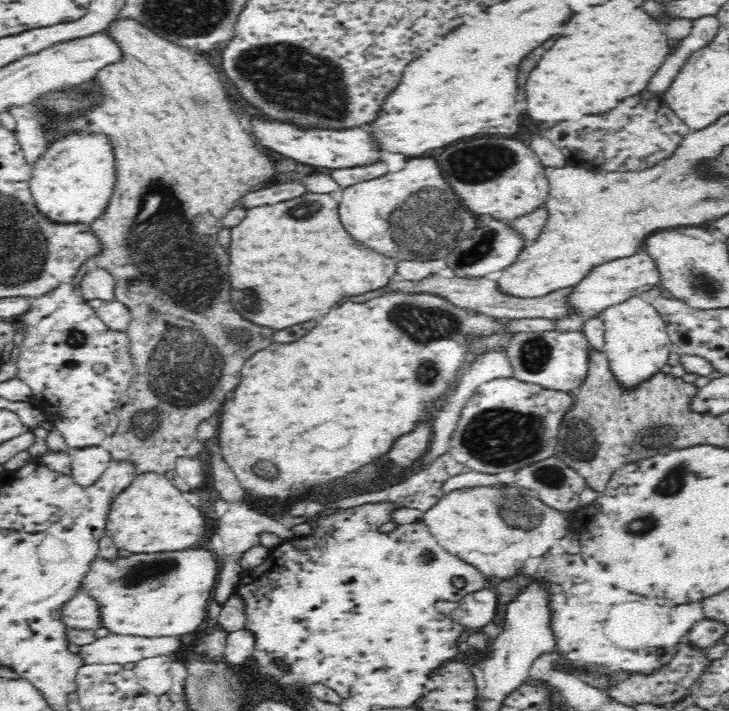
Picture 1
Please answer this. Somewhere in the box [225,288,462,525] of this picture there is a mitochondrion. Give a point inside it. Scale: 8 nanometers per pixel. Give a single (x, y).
(274, 472)

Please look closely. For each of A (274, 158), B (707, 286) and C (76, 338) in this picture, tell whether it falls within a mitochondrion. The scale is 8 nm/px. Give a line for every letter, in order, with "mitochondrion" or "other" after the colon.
A: other
B: mitochondrion
C: mitochondrion

